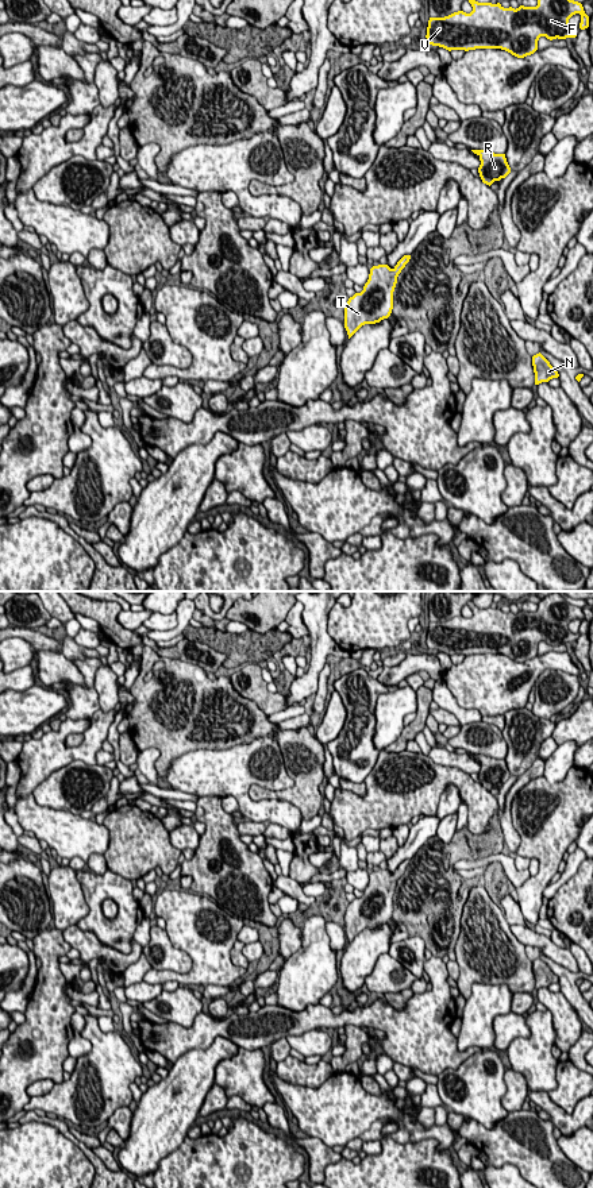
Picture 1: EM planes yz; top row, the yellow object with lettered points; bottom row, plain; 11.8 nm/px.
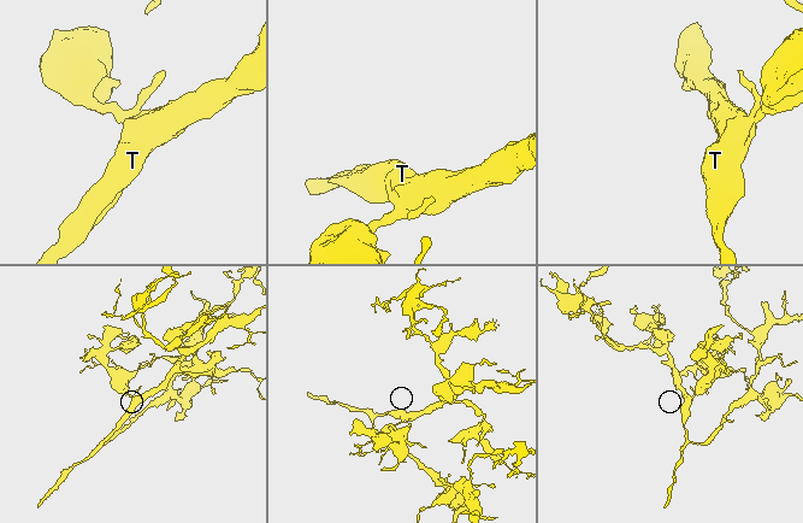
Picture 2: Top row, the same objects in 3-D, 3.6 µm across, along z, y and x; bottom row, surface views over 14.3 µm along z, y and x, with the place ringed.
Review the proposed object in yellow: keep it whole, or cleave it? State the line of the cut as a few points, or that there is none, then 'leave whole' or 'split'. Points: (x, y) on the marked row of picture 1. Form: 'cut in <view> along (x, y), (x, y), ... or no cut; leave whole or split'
no cut; leave whole

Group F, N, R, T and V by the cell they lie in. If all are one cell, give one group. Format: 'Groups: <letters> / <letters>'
Groups: F N R T V

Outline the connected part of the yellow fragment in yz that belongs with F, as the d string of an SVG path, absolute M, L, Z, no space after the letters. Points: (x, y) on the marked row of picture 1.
M469 0L470 14L454 12L444 18L430 18L427 42L451 50L501 49L517 58L538 50L540 36L547 39L575 38L569 19L579 14L579 28L589 27L589 16L574 0L538 0L536 7L504 8L500 3Z

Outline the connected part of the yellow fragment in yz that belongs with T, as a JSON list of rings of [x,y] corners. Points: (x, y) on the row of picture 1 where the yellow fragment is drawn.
[[[404,255],[393,269],[388,265],[370,269],[363,290],[350,297],[344,308],[344,328],[349,339],[362,325],[376,324],[390,316],[397,277],[409,259],[411,255]]]

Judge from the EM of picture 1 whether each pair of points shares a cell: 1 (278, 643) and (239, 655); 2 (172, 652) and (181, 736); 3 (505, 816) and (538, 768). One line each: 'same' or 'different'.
1: same
2: different
3: same

